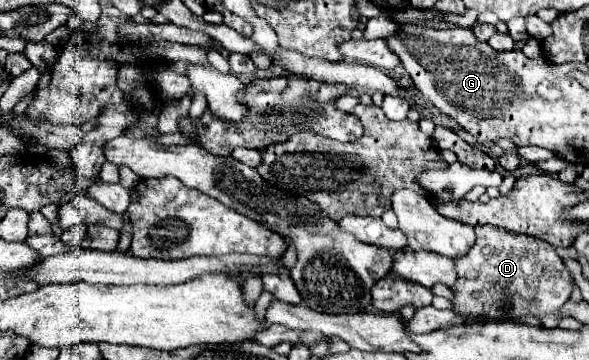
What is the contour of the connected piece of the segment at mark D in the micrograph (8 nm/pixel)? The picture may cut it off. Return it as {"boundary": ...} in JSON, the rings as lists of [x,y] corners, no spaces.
{"boundary":[[[475,227],[477,239],[467,255],[455,259],[457,281],[453,291],[453,313],[465,321],[505,321],[525,315],[557,315],[569,301],[573,279],[555,247],[547,241],[497,229]]]}

